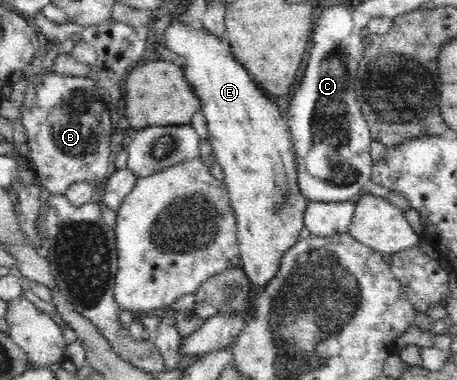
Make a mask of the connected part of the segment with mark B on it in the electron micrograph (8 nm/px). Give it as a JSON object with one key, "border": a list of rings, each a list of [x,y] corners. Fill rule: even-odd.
{"border":[[[52,71],[38,76],[26,87],[25,98],[20,110],[30,157],[34,162],[31,170],[38,177],[44,189],[60,195],[78,181],[88,182],[94,188],[109,177],[108,170],[112,165],[110,161],[112,121],[106,115],[106,105],[98,92],[98,83],[89,78],[62,76]]]}

